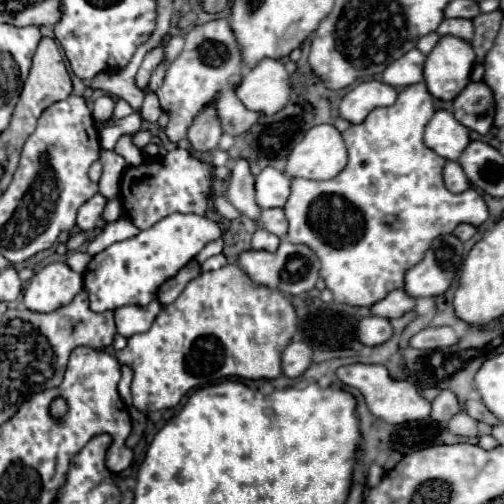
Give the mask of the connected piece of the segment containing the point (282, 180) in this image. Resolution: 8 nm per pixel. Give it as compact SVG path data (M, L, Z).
M265 167L255 177L255 195L261 209L283 207L289 197L289 177L273 167Z

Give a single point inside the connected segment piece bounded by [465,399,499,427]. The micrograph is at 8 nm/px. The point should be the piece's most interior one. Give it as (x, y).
(474, 407)

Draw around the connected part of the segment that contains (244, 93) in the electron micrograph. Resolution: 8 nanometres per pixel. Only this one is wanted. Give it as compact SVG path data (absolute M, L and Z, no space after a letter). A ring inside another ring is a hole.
M263 59L247 75L243 75L241 83L235 89L241 103L265 115L273 115L281 111L289 101L289 73L279 59Z

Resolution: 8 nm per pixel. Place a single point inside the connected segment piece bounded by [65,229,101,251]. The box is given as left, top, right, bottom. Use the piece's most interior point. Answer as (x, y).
(75, 241)

